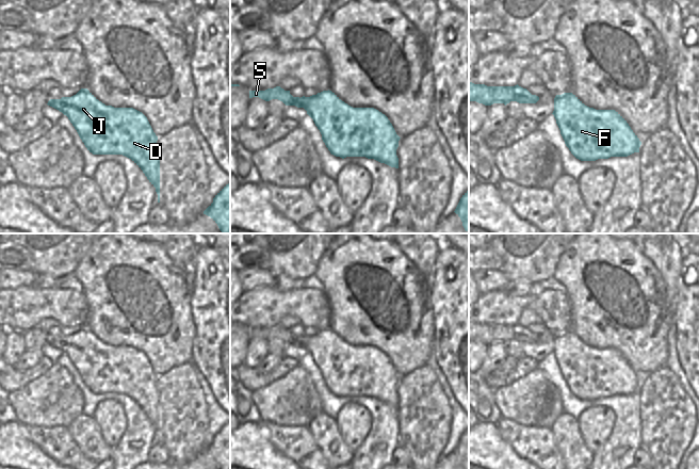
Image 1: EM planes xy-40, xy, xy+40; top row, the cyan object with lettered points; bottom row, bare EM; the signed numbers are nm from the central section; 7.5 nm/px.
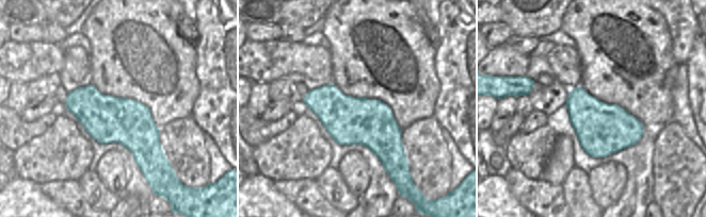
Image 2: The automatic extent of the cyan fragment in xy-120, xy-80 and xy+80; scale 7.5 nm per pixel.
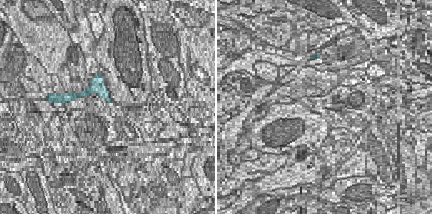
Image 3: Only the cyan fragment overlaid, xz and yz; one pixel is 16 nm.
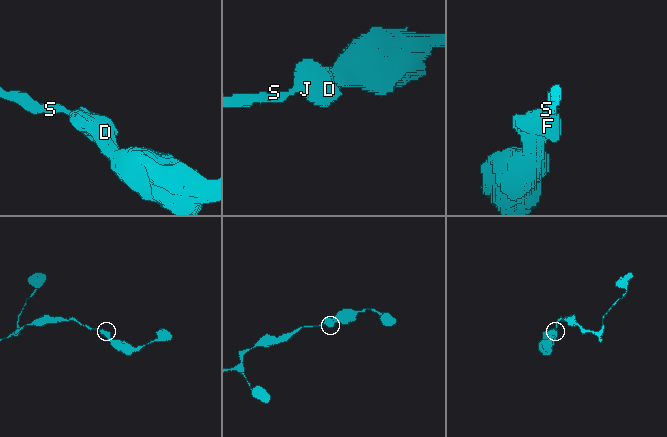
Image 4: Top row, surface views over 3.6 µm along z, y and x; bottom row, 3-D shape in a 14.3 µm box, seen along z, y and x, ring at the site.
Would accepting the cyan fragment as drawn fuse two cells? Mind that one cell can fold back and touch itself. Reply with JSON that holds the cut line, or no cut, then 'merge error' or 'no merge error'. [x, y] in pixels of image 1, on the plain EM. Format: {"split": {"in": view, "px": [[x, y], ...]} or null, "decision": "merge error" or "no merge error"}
{"split": null, "decision": "no merge error"}

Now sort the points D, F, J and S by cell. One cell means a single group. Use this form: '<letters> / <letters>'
D F J S

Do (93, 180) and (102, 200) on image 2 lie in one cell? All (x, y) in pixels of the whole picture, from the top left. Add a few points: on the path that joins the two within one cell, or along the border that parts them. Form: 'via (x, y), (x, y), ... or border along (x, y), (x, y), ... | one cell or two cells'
via (93, 185), (97, 195) | one cell

